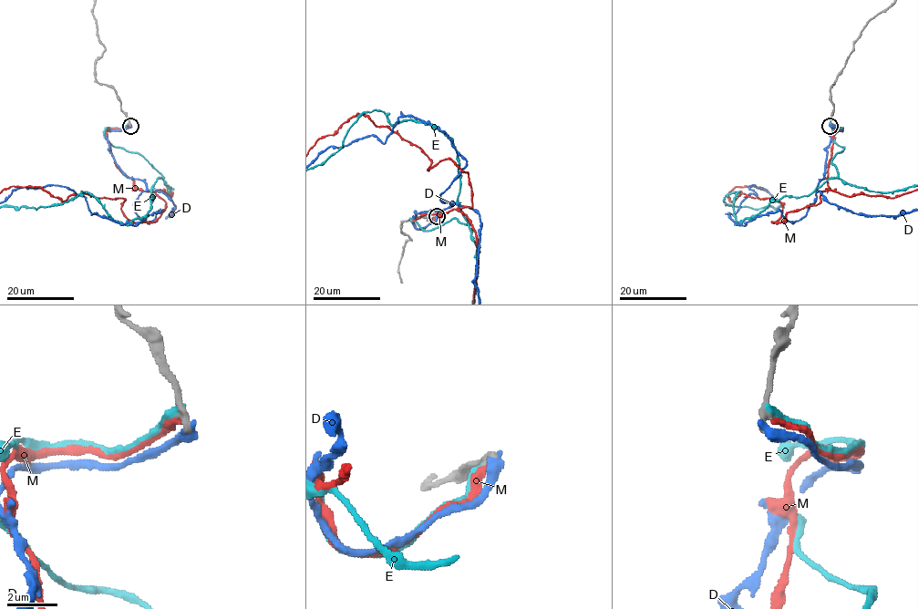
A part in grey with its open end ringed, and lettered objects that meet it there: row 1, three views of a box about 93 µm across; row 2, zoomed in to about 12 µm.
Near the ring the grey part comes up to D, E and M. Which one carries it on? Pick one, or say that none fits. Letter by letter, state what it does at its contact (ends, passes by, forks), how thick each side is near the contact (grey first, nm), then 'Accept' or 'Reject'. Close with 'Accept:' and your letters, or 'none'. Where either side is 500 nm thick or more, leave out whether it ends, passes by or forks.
D: It ends there. Thickness 280 nm (grey) against 480 nm. Reject
E: It ends there. Thickness 320 nm (grey) against 320 nm. Reject
M: It ends there. Thickness 320 nm (grey) against 240 nm. Reject
Accept: none

